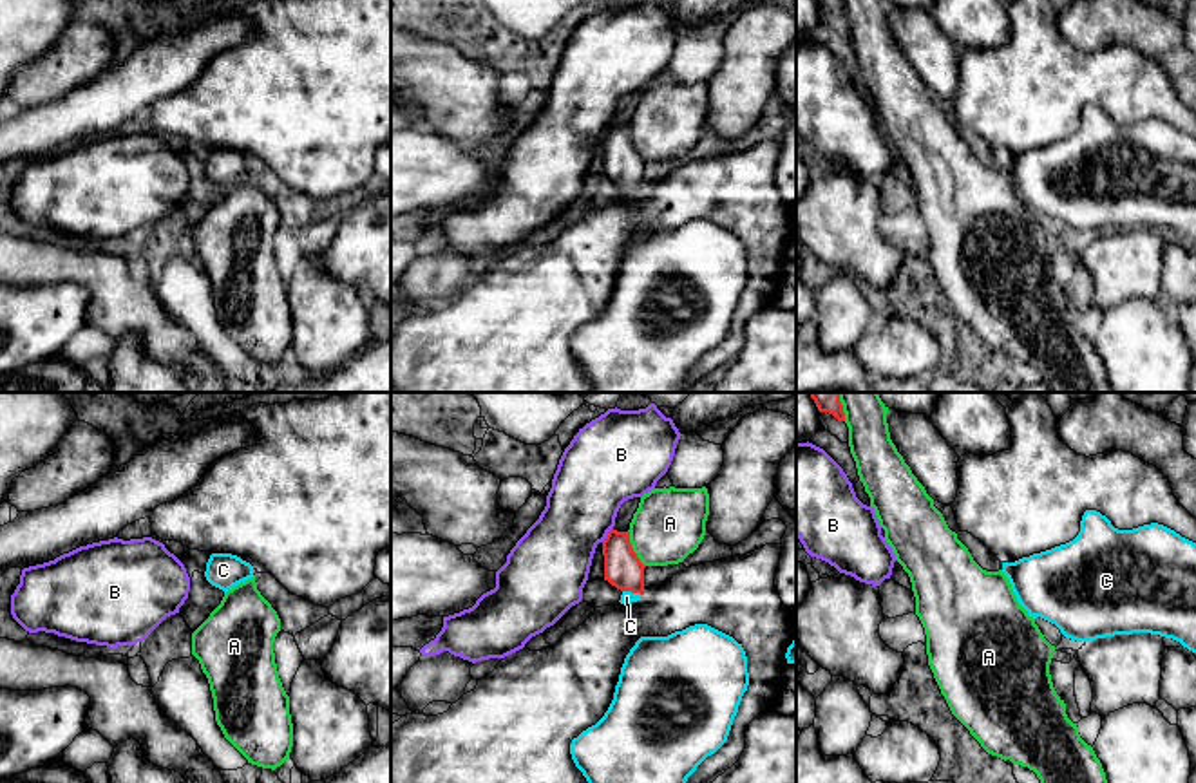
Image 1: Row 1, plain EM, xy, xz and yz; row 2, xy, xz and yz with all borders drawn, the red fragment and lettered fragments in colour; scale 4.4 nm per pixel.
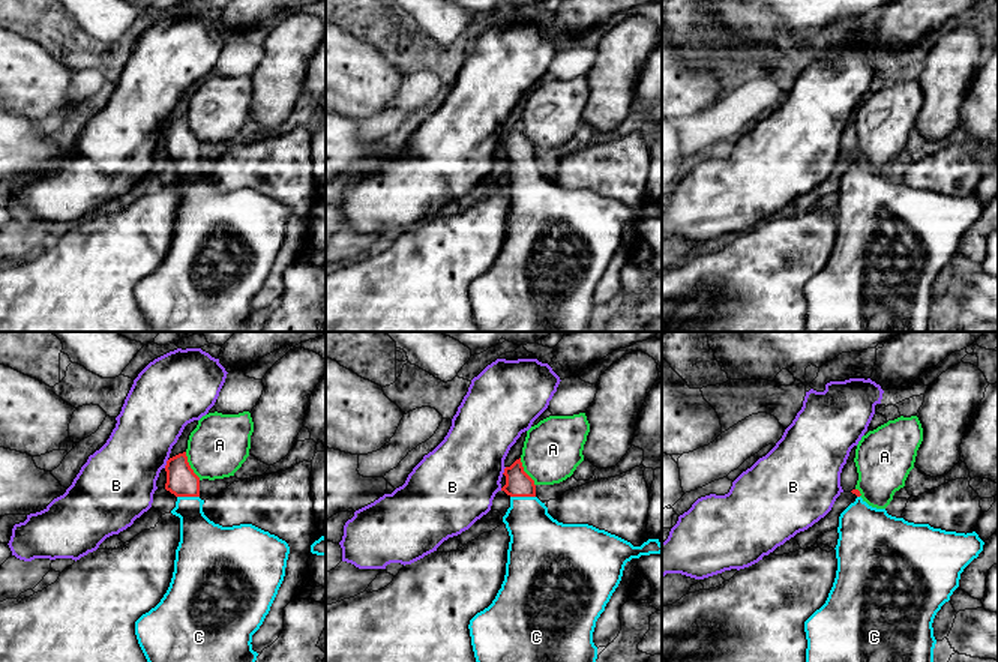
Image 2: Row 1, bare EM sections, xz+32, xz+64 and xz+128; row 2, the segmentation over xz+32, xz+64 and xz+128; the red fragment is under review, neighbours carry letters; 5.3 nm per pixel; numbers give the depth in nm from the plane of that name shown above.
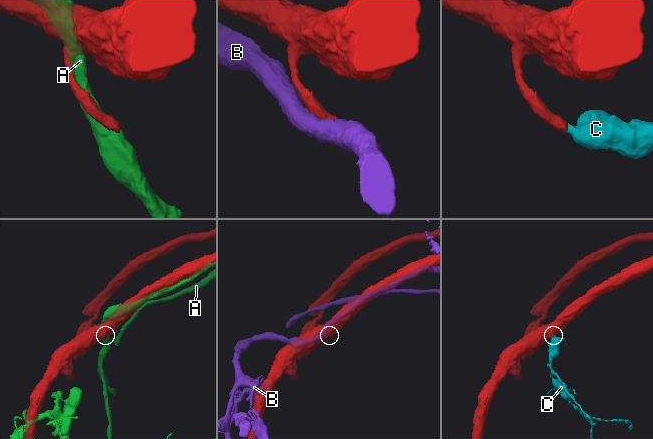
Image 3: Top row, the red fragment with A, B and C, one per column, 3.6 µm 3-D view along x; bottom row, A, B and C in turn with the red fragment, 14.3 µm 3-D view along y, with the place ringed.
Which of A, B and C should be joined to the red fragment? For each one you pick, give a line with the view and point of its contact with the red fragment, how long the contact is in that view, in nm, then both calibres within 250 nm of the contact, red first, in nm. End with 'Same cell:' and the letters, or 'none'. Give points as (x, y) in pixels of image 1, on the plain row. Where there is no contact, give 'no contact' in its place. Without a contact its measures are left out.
C: meets red in xz at (632, 187); contact 80 nm long; 170 nm thick on the red side, 60 nm on the other
Same cell: C

